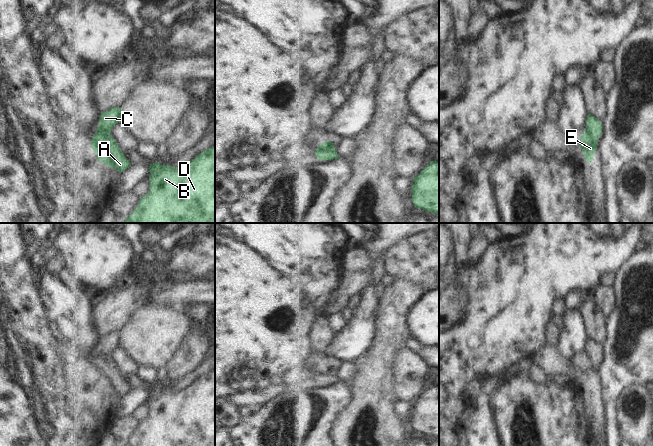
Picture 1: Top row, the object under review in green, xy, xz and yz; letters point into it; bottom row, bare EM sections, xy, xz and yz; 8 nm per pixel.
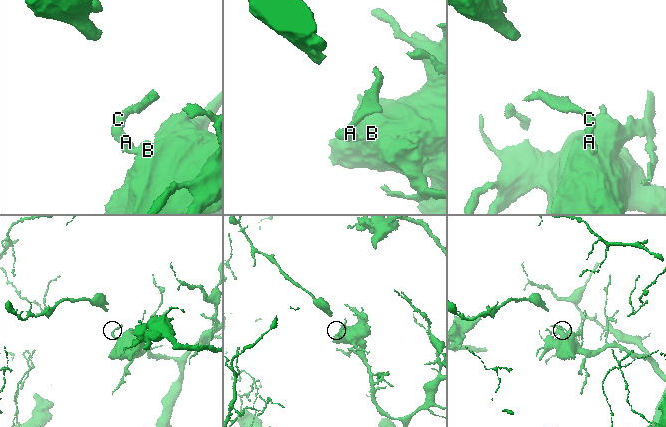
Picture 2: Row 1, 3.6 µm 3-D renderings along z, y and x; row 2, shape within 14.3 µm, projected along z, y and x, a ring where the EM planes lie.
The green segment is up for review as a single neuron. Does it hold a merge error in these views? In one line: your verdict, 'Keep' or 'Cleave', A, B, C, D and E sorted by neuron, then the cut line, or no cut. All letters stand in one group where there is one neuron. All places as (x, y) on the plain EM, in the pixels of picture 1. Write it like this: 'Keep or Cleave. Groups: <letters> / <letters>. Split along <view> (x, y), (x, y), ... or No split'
Cleave. Groups: A B D E / C. Split along xy (109, 358), (100, 358), (92, 362)

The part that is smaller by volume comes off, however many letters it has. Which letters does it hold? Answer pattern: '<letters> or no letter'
C

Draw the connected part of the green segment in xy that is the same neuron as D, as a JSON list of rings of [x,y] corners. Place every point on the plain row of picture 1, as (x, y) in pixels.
[[[215,370],[181,391],[150,389],[150,414],[123,446],[215,446]]]

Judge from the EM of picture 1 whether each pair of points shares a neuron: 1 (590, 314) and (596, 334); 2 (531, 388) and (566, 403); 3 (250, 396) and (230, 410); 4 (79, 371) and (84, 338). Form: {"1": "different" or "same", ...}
{"1": "same", "2": "same", "3": "different", "4": "different"}

